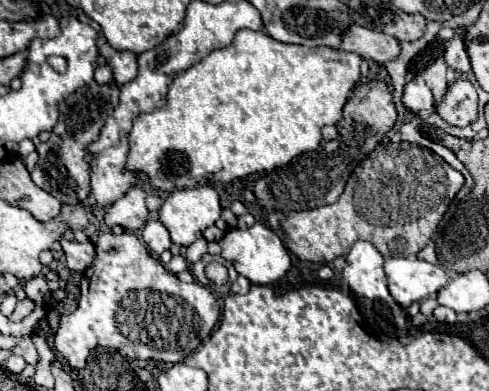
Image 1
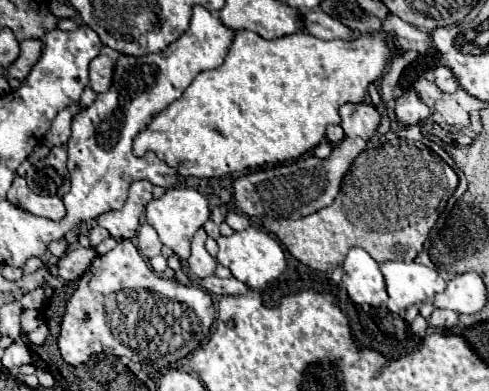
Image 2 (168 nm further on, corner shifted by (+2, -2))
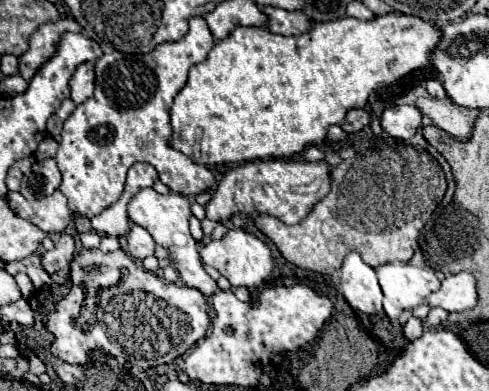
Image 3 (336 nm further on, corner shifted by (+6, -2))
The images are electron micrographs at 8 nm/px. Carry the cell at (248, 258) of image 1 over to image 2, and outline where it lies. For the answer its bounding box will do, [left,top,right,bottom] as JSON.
[216,227,286,289]

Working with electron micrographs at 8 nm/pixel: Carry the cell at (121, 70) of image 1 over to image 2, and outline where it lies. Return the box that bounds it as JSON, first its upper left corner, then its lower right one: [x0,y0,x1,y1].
[90,55,116,93]

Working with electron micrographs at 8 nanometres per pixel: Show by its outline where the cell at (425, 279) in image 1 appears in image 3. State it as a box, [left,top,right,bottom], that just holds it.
[376,263,440,321]

